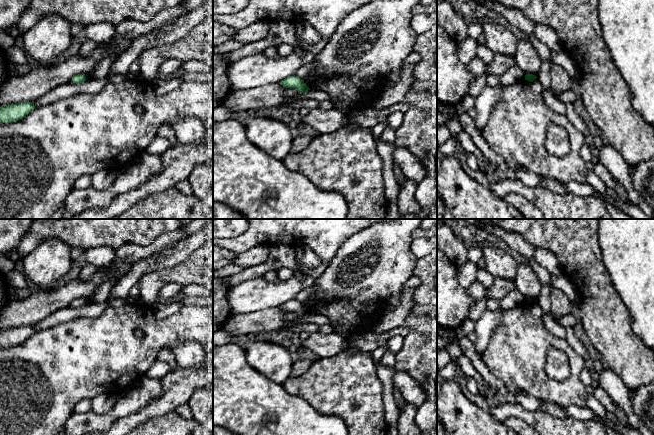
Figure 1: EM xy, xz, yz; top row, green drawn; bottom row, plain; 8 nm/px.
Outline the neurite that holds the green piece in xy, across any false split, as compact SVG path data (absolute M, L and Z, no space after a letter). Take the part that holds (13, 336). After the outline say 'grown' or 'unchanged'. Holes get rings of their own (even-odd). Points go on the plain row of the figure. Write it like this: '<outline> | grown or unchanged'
M33 326L10 328L0 331L0 346L18 345L35 333Z | unchanged

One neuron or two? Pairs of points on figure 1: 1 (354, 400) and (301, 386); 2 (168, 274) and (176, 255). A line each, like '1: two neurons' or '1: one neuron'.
1: one neuron
2: two neurons

